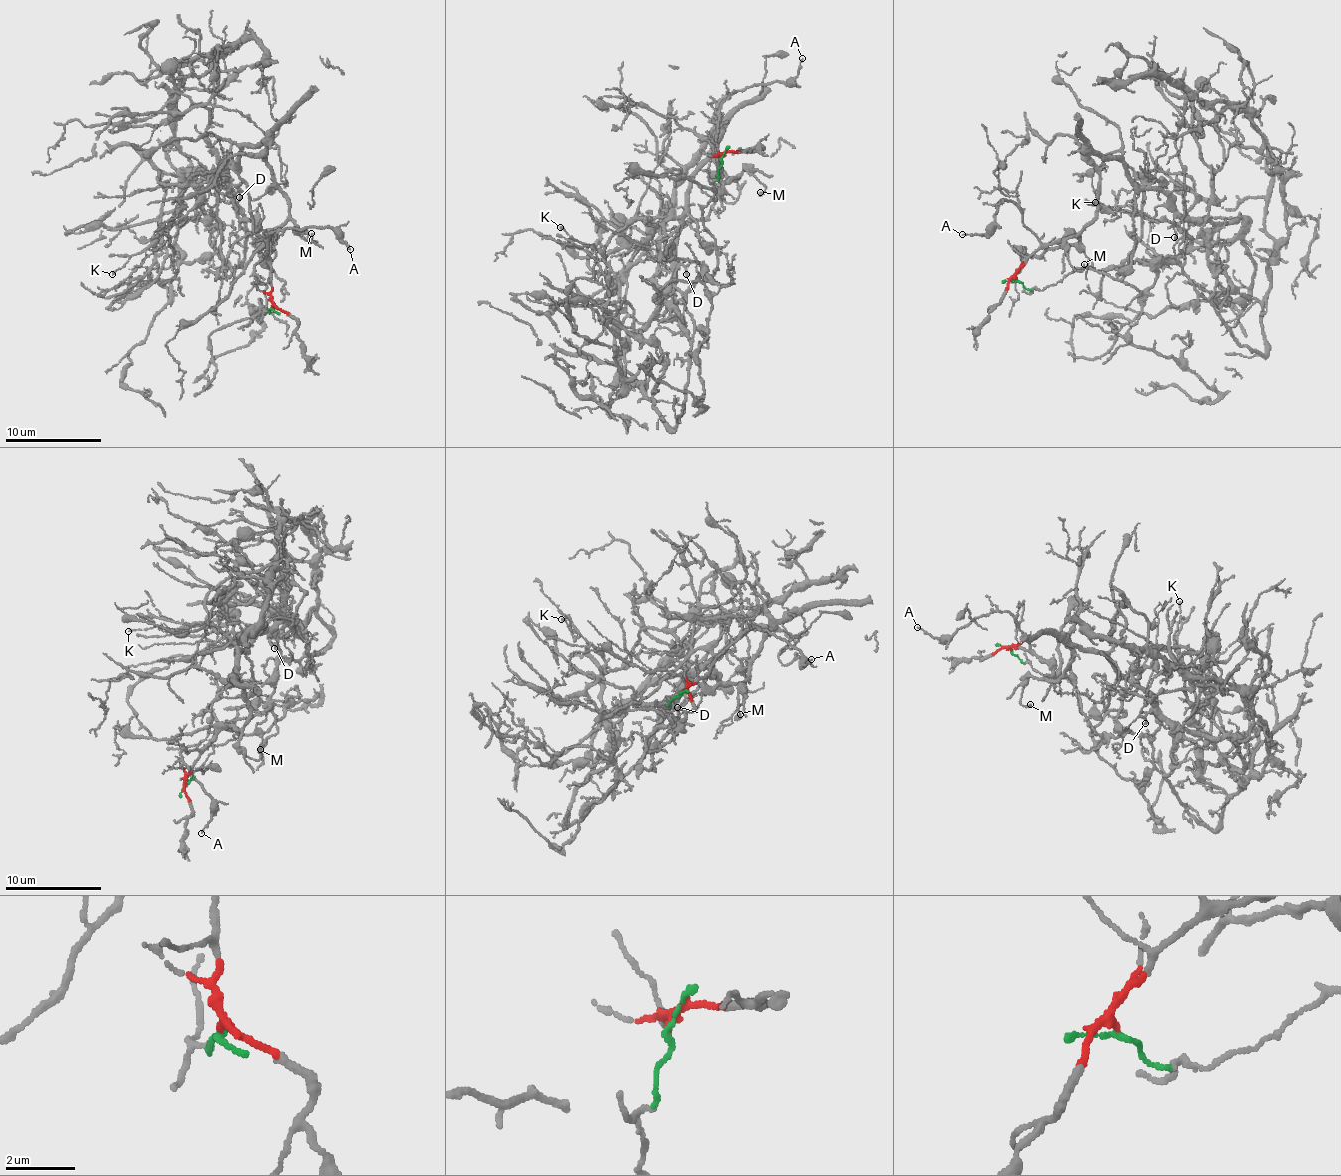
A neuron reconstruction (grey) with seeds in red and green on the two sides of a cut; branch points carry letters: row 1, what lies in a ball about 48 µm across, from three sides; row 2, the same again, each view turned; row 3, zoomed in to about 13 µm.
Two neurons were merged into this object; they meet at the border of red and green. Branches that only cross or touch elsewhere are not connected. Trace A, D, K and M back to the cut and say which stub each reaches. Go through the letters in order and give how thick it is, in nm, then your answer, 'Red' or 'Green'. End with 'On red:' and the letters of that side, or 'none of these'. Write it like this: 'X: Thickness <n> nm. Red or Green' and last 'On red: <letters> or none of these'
A: Thickness 90 nm. Red
D: Thickness 120 nm. Green
K: Thickness 150 nm. Green
M: Thickness 150 nm. Red
On red: A, M

